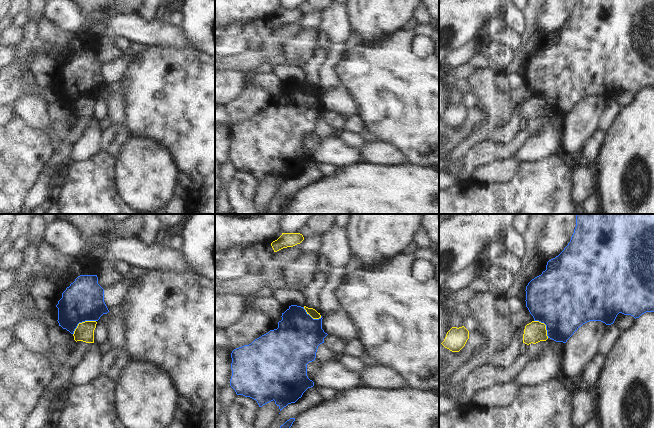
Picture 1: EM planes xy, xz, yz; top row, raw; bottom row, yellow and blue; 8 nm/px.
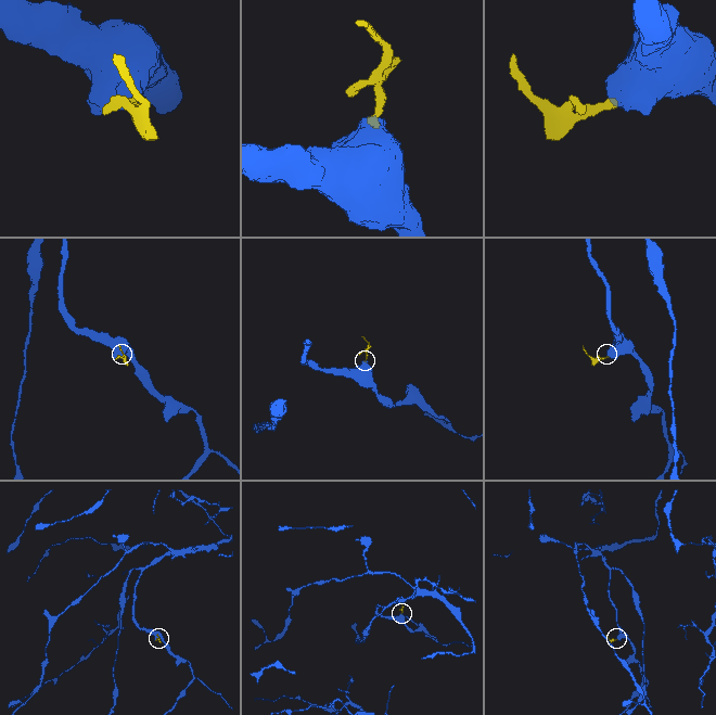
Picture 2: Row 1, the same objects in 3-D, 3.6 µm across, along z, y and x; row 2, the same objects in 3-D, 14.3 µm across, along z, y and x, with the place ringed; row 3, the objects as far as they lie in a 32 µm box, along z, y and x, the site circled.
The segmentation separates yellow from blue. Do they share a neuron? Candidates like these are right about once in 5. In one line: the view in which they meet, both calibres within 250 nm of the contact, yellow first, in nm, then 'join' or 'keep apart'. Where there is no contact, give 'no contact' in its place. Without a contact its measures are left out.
xy | 150/320 nm | keep apart

